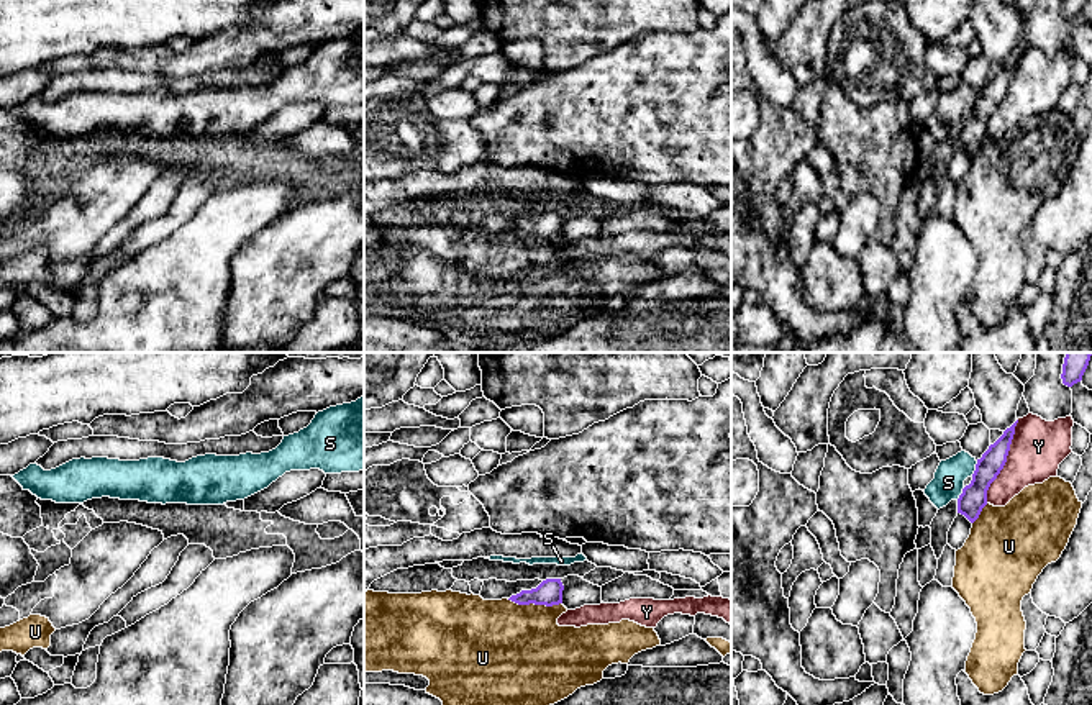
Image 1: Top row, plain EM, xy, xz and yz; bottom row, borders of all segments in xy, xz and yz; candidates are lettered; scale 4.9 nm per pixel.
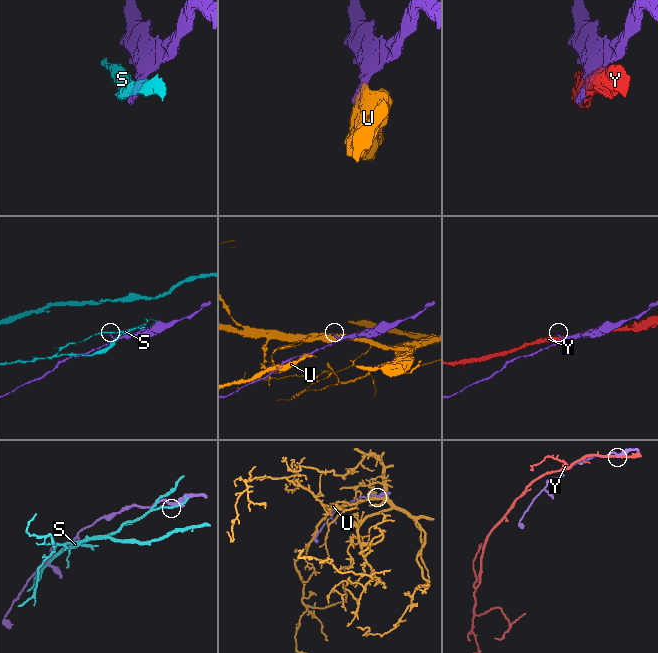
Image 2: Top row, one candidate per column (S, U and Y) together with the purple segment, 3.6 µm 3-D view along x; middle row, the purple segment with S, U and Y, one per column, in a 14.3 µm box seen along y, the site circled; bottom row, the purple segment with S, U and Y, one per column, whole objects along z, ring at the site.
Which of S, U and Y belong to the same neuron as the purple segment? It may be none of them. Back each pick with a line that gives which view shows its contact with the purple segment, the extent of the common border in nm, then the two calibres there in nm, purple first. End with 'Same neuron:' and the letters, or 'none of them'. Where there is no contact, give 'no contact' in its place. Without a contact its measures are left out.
Same neuron: none of them

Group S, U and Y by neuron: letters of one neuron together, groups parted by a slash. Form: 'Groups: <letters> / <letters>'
Groups: S / U / Y

